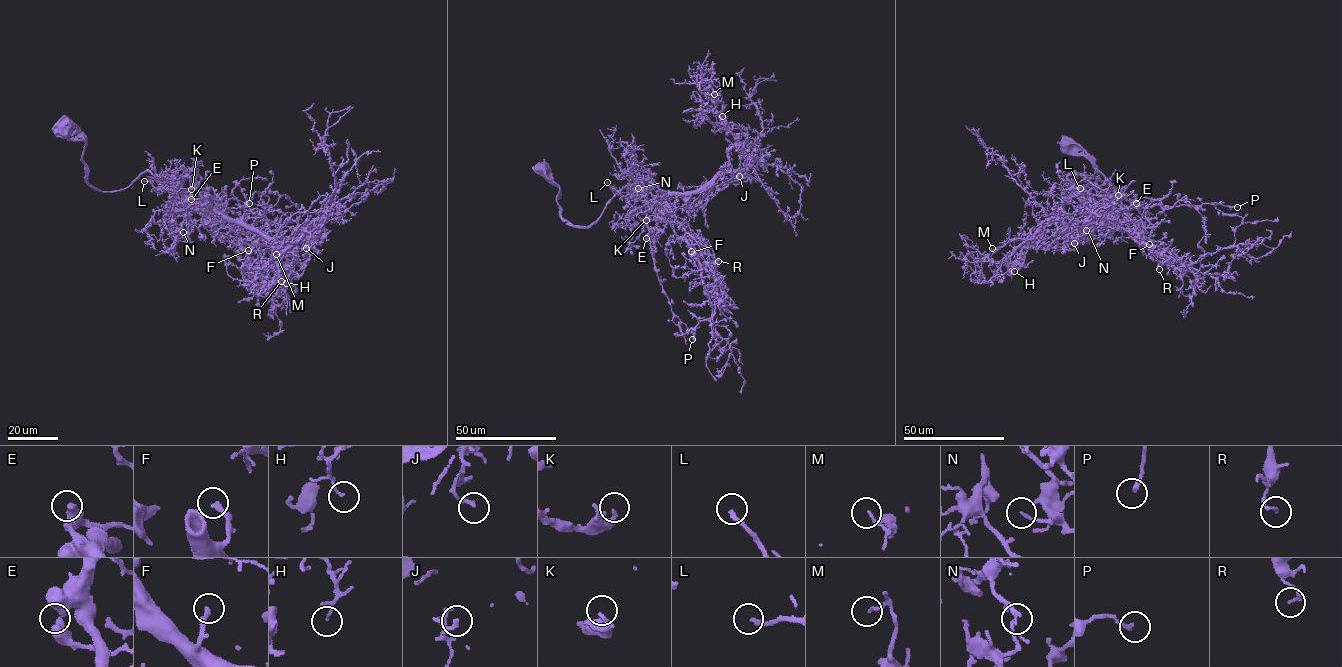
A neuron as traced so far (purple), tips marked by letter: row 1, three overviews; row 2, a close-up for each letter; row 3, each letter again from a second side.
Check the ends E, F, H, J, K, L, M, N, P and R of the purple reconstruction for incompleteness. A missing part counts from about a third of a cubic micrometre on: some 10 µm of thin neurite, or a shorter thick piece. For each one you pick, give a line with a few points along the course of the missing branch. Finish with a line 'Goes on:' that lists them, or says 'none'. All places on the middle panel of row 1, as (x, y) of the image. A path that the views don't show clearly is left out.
Goes on: F, L

